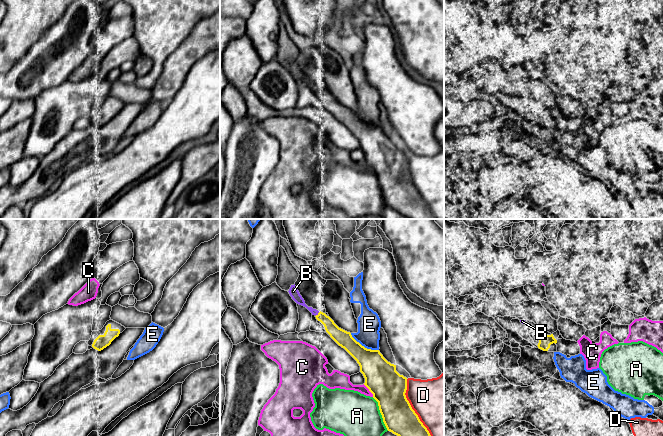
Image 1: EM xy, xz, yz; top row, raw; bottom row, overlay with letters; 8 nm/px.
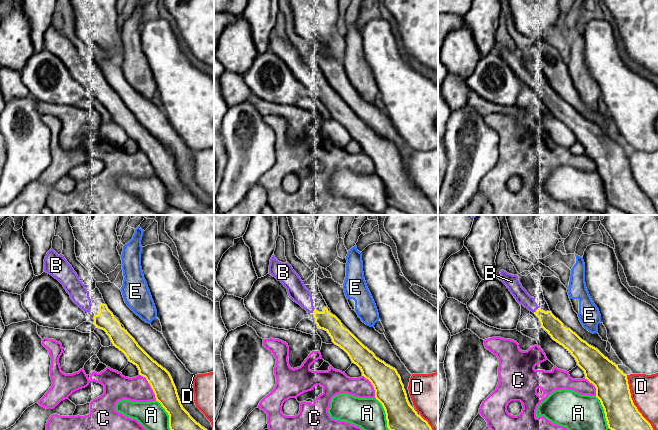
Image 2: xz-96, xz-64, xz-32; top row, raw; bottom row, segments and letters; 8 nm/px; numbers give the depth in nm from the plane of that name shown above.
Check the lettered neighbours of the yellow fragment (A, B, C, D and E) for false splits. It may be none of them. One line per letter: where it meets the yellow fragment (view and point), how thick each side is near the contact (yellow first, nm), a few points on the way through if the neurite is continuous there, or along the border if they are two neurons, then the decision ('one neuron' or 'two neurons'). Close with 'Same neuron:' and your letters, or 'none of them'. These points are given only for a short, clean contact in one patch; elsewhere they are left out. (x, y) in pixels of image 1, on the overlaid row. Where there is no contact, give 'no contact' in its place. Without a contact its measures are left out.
A: meets yellow in xz at (381, 414); 280 nm thick on the yellow side, 360 nm on the other; two neurons
B: meets yellow in xz at (318, 314); 120 nm thick on the yellow side, 70 nm on the other; one neuron
C: meets yellow in xz at (369, 390); 280 nm thick on the yellow side, 130 nm on the other; border along xz (363, 384), (373, 396); two neurons
D: meets yellow in xz at (411, 407); 280 nm thick on the yellow side, 440 nm on the other; two neurons
E: meets yellow in xz at (363, 346); 240 nm thick on the yellow side, 190 nm on the other; two neurons
Same neuron: B

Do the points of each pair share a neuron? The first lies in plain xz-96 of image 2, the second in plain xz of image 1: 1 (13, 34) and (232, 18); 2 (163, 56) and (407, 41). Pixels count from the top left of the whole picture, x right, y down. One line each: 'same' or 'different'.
1: different
2: different

